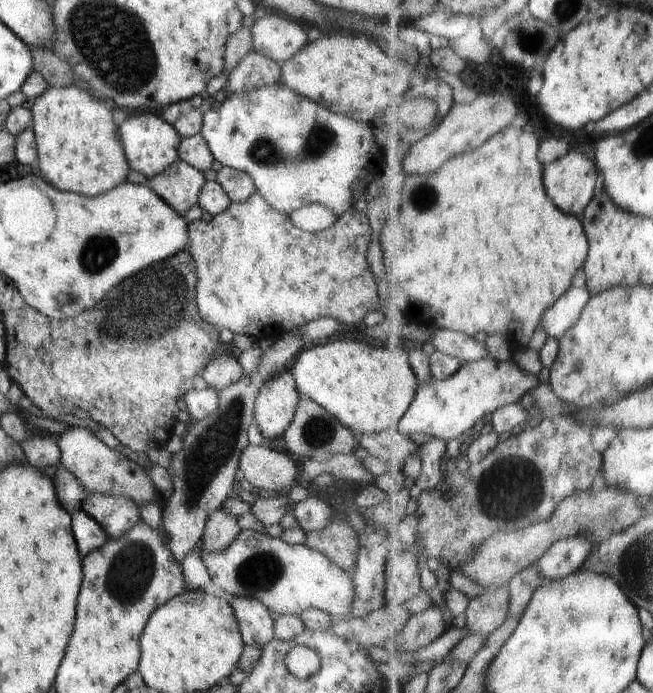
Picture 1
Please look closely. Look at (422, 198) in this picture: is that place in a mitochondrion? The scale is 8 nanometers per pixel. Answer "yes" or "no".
yes

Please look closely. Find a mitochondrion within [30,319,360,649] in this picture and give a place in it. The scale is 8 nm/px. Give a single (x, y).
(213, 446)

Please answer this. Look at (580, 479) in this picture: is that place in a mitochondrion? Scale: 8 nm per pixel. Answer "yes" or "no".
no

